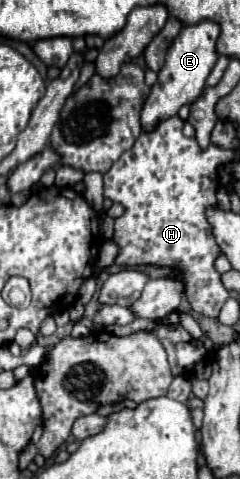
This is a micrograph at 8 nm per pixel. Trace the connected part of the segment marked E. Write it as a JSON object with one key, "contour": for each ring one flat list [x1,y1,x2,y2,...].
{"contour":[[202,20,198,24,190,24,180,30,180,34,172,40,168,48,166,62,158,72,158,80,152,86,148,100,144,102,142,108,144,130,152,130,158,124,158,120,178,114,180,106,192,104,202,94,204,82,218,60,218,50,216,50,218,38,220,38,220,26,212,20]]}

